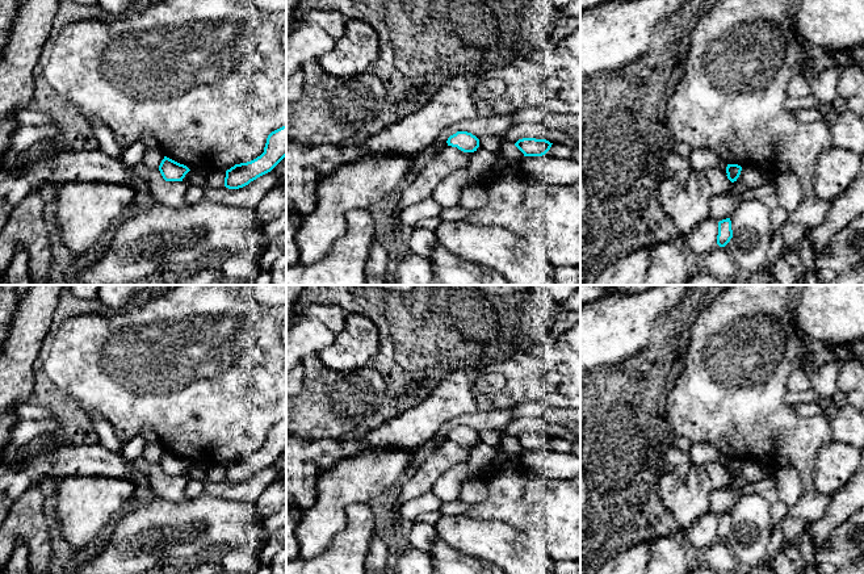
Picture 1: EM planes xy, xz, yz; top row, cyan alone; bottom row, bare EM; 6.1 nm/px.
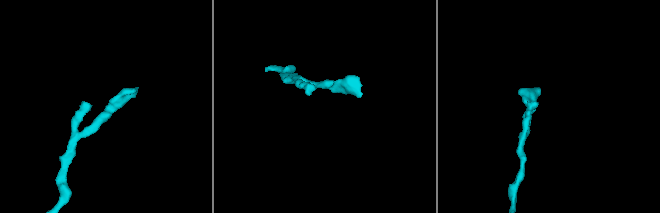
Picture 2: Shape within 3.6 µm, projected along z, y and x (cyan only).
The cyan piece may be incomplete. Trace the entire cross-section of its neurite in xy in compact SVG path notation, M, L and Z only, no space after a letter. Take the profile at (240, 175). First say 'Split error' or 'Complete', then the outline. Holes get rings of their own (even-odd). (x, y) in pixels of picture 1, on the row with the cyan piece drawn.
Complete. M286 125L272 131L264 147L264 152L256 159L235 164L226 171L225 187L239 189L257 177L270 172L286 156Z

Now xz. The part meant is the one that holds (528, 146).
Complete. M523 138L515 143L524 156L542 156L550 150L551 144L546 139L536 138Z

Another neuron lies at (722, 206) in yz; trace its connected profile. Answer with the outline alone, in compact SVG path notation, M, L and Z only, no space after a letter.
M734 181L726 194L713 196L710 200L710 217L717 222L731 218L742 202L741 197L746 190L748 190L746 185Z

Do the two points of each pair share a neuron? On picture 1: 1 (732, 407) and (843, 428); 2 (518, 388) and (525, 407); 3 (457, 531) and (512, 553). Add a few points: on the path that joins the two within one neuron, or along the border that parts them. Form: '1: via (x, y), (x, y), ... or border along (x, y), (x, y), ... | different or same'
1: border along (829, 420), (833, 438) | different
2: border along (554, 406), (546, 402), (520, 402), (510, 407) | different
3: via (470, 536), (499, 544) | same

